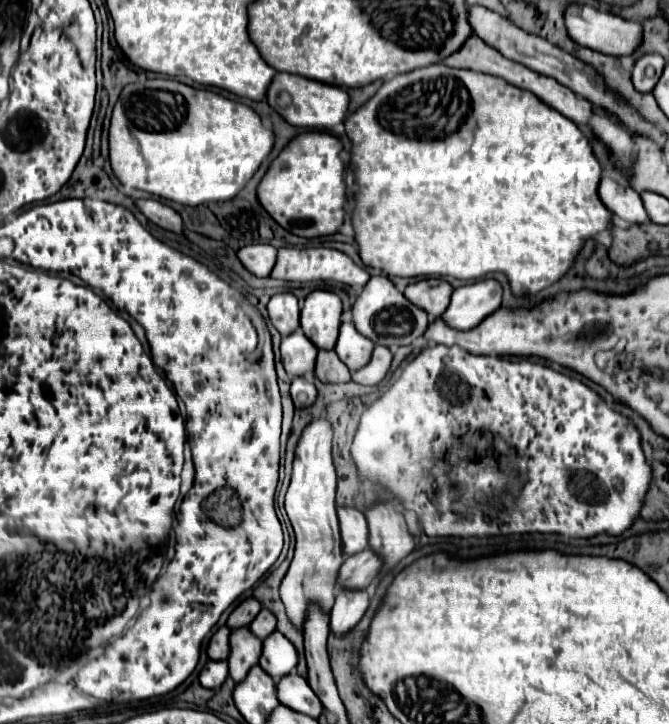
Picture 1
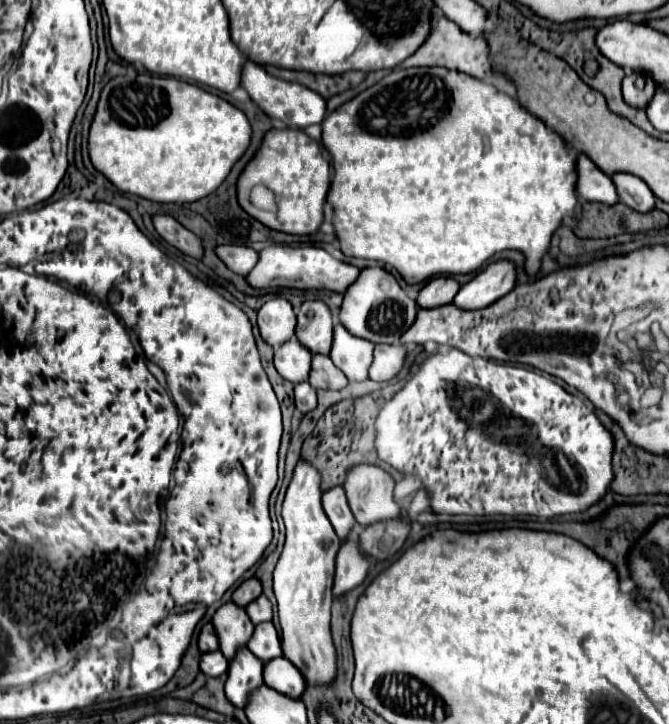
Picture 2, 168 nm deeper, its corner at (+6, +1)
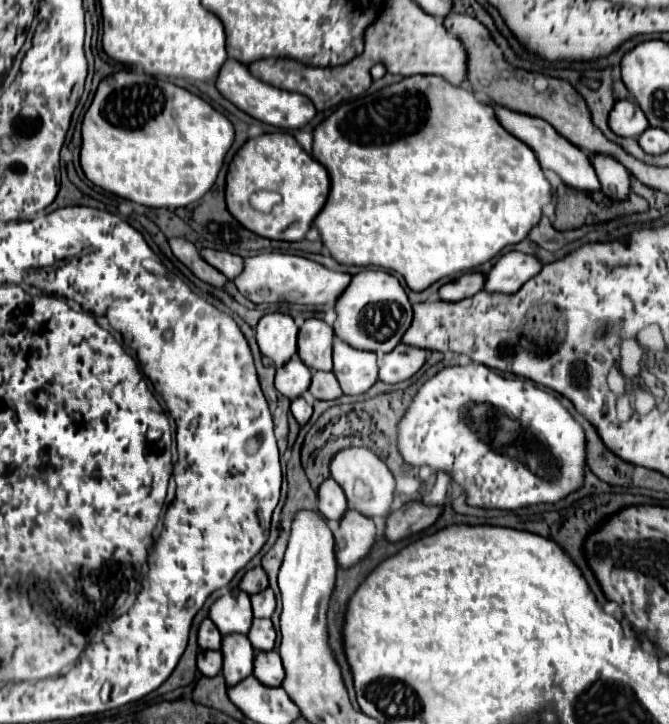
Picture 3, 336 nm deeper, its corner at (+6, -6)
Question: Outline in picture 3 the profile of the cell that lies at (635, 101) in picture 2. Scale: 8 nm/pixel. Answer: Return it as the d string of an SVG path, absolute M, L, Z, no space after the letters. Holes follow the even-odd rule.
M618 100L610 112L610 128L618 136L640 136L648 128L648 120L634 102Z

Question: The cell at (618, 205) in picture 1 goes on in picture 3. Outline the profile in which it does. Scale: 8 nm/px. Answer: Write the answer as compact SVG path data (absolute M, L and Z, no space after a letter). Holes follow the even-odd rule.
M496 106L496 116L500 120L500 124L512 132L516 138L520 138L524 144L528 144L538 160L542 162L542 168L548 168L548 170L554 170L562 182L568 186L568 188L574 188L574 190L582 190L582 192L600 192L600 182L598 182L598 176L592 168L592 162L590 162L590 156L586 152L582 152L580 148L576 148L572 142L568 142L564 136L556 134L554 128L540 120L540 118L532 118L532 116L524 116L520 112L512 112L512 110L506 110L502 106Z

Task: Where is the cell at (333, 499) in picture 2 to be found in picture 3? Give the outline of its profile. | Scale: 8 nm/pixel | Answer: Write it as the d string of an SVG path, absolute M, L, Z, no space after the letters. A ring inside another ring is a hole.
M332 478L324 480L324 484L318 490L318 510L328 522L338 522L348 510L346 496Z

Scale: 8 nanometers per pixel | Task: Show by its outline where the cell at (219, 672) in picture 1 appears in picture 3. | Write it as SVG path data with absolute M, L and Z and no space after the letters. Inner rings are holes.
M200 652L198 670L208 678L220 674L222 672L222 652Z

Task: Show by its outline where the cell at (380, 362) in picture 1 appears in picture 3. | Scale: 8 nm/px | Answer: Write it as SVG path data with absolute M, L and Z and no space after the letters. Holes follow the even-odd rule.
M398 344L392 352L384 354L382 366L378 370L378 380L386 384L396 384L414 376L426 360L426 350Z

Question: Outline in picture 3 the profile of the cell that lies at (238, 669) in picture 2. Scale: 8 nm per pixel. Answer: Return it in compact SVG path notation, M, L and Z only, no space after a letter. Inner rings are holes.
M230 634L222 640L222 656L224 656L224 668L222 674L226 678L226 684L232 688L246 676L252 676L254 670L254 648L246 636Z

